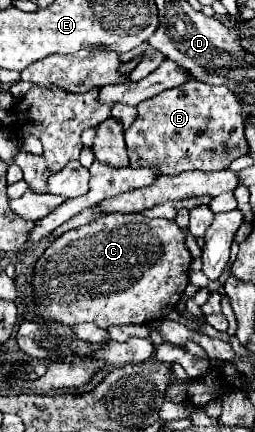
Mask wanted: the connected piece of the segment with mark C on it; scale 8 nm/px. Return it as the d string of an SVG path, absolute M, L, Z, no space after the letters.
M107 214L87 226L65 232L45 250L35 264L35 302L43 318L67 326L79 322L93 322L99 328L109 328L113 324L147 324L163 320L171 310L175 310L189 284L189 264L191 254L177 222L147 218L143 214Z

